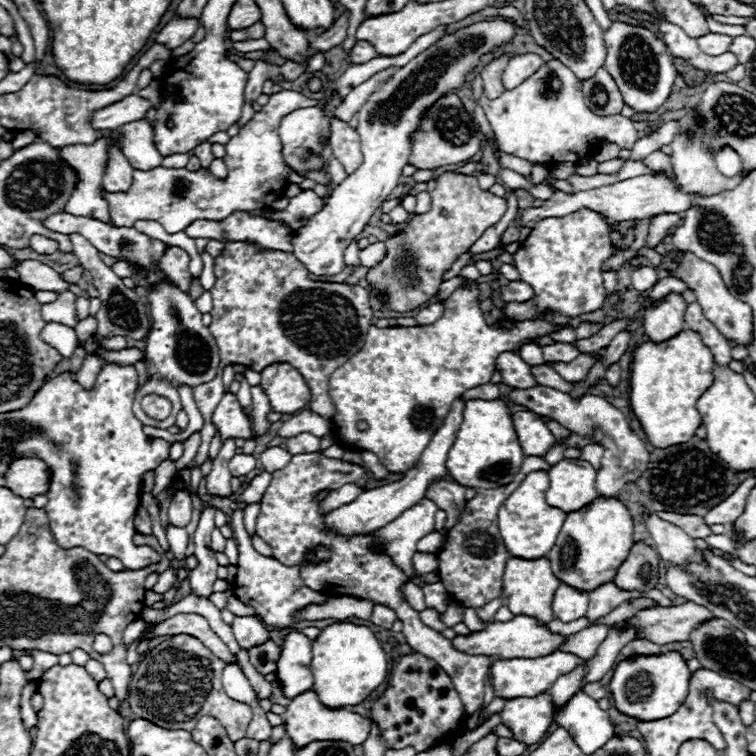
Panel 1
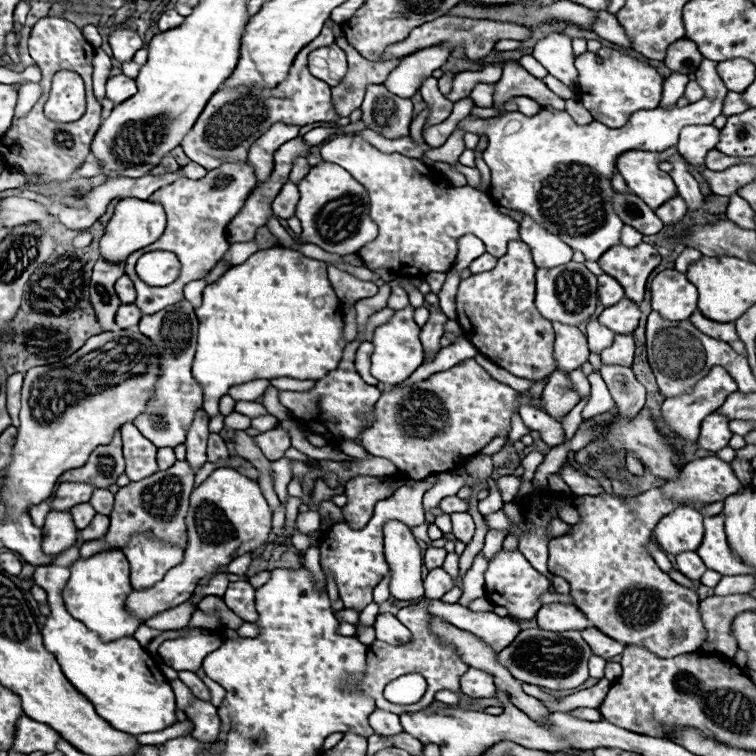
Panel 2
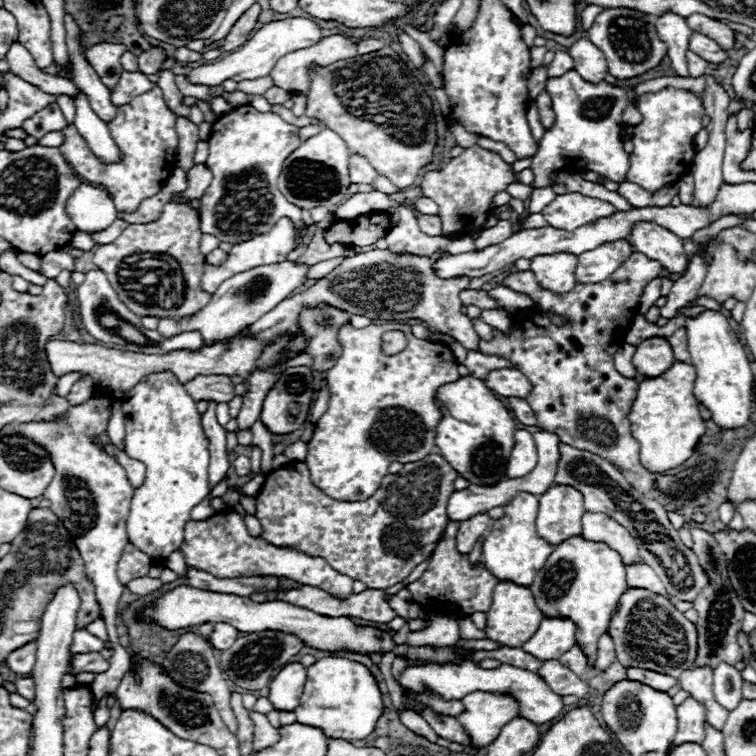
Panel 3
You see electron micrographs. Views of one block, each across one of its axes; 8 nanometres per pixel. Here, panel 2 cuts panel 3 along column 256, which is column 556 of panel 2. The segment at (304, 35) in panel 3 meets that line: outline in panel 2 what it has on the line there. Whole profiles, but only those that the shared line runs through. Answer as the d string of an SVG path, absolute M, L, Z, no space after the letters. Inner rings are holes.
M550 32L540 38L534 46L534 58L560 82L570 88L576 88L578 72L574 68L574 52L570 44L570 36L564 32Z

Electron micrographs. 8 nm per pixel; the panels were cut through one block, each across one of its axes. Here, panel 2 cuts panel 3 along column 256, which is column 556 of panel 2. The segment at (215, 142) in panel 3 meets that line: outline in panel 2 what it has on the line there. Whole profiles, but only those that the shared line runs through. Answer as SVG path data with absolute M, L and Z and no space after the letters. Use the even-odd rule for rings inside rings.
M702 60L695 72L695 78L698 84L706 92L704 98L696 104L678 107L674 105L671 108L662 108L656 106L652 110L638 110L630 116L630 120L622 128L608 128L600 122L592 122L586 126L576 124L566 112L558 112L554 108L542 108L536 116L524 116L520 112L506 112L496 118L488 120L470 120L464 118L458 128L466 132L476 133L488 136L488 148L484 150L484 162L490 168L492 174L492 200L498 206L504 206L508 210L520 210L526 212L528 216L536 218L540 226L544 226L548 232L560 236L568 246L574 250L582 252L586 260L600 258L604 250L620 244L620 230L624 222L614 214L612 210L612 186L610 186L610 176L616 172L616 158L618 154L626 150L650 150L650 152L662 152L666 148L676 146L678 142L678 132L684 126L690 124L710 124L716 116L720 116L722 110L722 100L728 88L720 80L716 72L718 62L714 60Z

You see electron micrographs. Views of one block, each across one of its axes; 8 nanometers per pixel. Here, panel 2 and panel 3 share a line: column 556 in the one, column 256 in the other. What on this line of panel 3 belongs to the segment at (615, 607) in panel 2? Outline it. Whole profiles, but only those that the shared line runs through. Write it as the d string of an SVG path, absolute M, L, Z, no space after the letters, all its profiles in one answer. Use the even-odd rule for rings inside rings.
M222 510L204 522L190 520L184 526L184 542L180 546L184 560L188 566L204 570L216 578L248 578L248 576L278 576L288 578L300 584L320 586L330 594L342 598L344 594L352 594L352 578L336 572L324 558L308 556L294 548L278 548L274 544L264 542L262 538L250 536L244 518L236 510Z

